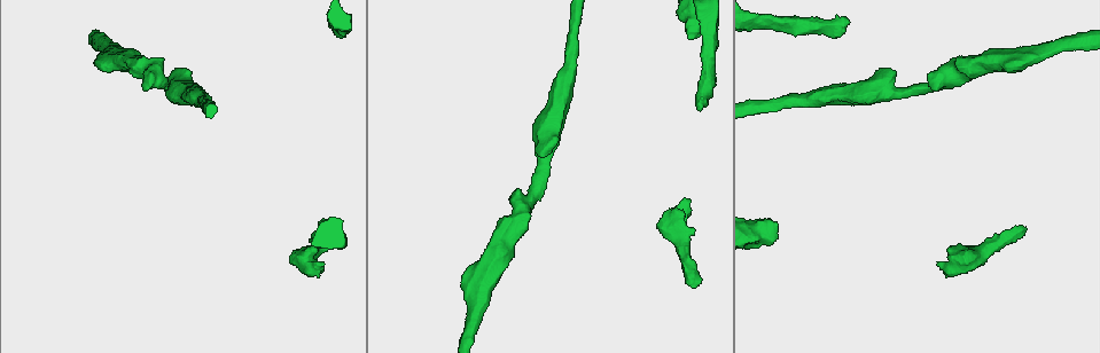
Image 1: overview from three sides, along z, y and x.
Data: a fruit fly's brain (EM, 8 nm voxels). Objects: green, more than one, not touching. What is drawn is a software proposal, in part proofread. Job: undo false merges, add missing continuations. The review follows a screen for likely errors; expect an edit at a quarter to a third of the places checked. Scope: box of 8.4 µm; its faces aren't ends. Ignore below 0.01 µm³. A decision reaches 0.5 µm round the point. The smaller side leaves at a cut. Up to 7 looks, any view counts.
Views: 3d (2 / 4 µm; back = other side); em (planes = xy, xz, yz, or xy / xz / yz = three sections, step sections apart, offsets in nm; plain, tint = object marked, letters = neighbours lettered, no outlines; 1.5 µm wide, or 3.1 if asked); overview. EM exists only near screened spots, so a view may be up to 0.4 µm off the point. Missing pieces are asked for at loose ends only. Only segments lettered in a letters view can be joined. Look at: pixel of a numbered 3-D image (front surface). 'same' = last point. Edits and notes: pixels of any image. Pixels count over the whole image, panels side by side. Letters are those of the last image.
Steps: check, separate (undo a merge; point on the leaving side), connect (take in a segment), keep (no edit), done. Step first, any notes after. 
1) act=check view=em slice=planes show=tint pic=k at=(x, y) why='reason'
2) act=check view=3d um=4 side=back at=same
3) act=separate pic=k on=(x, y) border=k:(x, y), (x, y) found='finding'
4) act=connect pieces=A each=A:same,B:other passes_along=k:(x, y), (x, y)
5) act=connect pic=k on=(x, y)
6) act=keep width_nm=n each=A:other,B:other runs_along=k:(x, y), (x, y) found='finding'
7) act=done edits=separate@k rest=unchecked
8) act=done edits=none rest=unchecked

act=check view=em slice=planes show=letters pic=1 at=(849, 19) why='an open end'

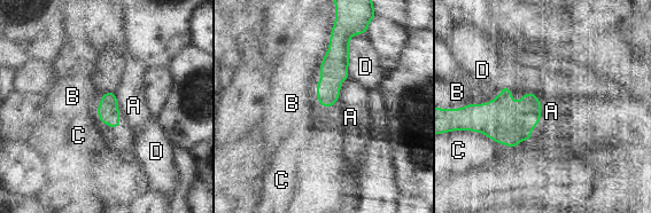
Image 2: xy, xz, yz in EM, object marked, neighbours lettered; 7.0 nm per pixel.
act=keep longest_contact=B:550nm each=A:other,B:other,C:other,D:other border=2:(349, 78), (331, 107), (318, 105) found='no lettered segment goes on from it'

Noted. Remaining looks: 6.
act=check view=em slice=planes show=tint pic=1 at=(693, 287) why='free end'

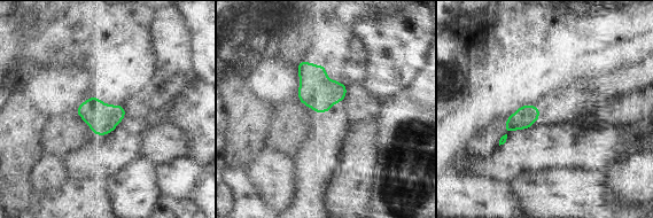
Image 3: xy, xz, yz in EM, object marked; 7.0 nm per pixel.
act=check view=em slice=planes show=letters at=same why='what lies round it'

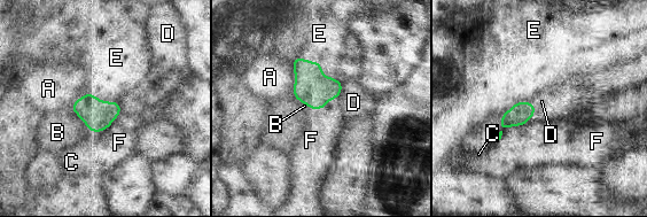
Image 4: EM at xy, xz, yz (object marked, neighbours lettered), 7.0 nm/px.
act=keep each=A:other,B:other,C:other,D:other,E:other,F:other border=4:(536, 111), (495, 142) found='none of them fits'

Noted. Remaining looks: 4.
act=check view=em slice=planes show=letters pic=1 at=(777, 225) why='long arm stops here'

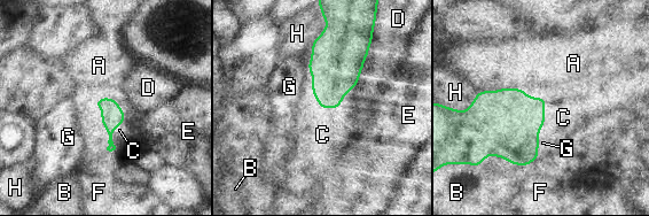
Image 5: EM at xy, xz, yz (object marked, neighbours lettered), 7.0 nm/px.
act=connect pieces=C each=A:other,B:other,C:same,D:other,E:other,F:other,G:other,H:other passes_along=5:(509, 120), (544, 110), (563, 117) found='it goes on there'

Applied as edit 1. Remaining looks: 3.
act=done edits=connect@5 rest=unchecked

